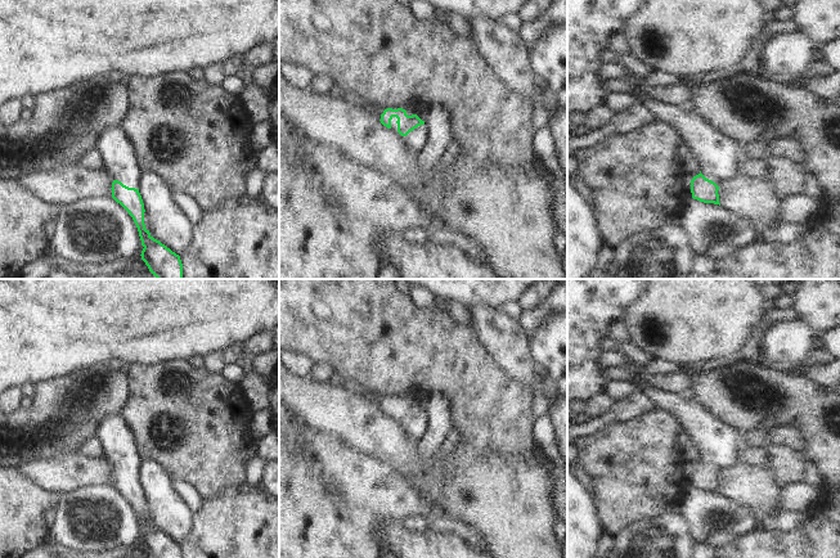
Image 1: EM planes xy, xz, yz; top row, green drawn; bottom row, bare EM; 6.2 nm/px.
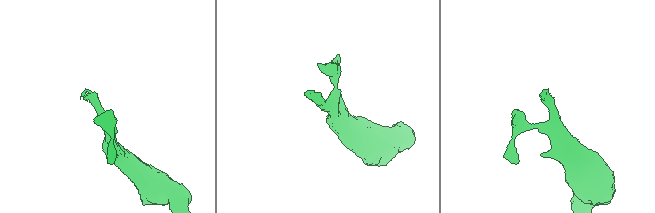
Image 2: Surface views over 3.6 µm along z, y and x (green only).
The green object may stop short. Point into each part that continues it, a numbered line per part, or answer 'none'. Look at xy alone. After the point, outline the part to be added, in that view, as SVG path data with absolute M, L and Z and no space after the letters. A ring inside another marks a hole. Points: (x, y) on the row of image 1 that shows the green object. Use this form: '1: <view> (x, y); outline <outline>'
1: xy (118, 158); outline M121 126L108 129L95 143L95 149L103 158L103 170L113 180L121 181L129 188L139 188L142 175L134 147L125 135Z

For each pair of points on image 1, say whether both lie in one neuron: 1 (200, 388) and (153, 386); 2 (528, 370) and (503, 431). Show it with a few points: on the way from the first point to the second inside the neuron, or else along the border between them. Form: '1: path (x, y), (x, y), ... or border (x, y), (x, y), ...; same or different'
1: path (188, 396), (165, 396); same
2: border (498, 367), (530, 390); different

